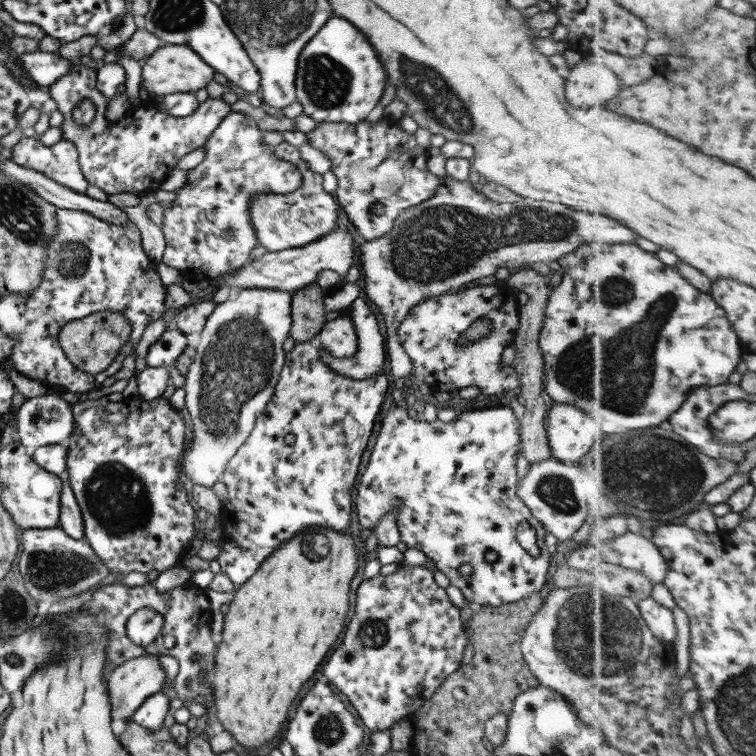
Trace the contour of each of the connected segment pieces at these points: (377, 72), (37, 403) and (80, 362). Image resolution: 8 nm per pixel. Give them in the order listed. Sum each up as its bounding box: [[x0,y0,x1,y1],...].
[[295,18,386,124],[15,393,73,451],[56,310,131,375]]

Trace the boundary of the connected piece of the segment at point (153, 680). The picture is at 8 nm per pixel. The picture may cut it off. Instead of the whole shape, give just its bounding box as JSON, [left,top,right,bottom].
[105,654,166,723]

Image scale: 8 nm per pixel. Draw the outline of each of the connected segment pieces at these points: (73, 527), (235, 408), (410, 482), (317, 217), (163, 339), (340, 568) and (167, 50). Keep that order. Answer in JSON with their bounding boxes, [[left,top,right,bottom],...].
[[59,472,84,540],[181,288,291,488],[355,406,553,607],[249,141,341,252],[145,328,187,368],[210,528,358,749],[140,43,215,96]]

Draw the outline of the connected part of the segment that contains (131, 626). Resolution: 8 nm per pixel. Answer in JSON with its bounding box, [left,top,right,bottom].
[125,607,163,645]

